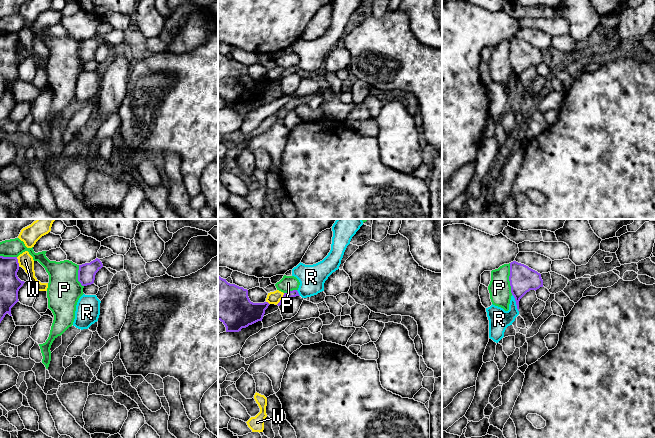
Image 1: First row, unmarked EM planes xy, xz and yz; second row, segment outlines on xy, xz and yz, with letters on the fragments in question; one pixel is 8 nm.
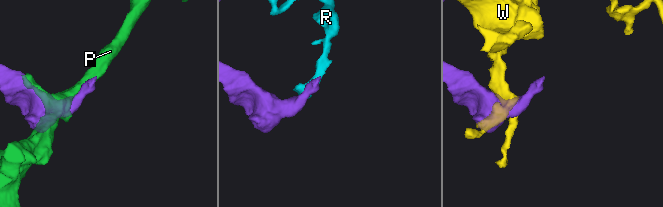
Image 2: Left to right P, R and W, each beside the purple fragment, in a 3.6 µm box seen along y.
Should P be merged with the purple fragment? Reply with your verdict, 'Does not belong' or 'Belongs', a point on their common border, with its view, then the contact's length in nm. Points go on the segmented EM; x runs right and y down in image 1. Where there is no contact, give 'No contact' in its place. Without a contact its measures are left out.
Does not belong. Touches purple at yz (509, 279). Shared border 260 nm

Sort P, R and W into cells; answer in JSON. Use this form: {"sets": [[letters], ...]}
{"sets": [["P"], ["R"], ["W"]]}

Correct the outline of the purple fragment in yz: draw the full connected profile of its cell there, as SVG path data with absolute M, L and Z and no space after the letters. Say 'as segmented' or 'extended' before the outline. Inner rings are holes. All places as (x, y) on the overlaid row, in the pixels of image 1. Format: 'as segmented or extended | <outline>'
as segmented | M516 261L510 263L509 281L518 311L519 301L527 292L543 287L540 273Z

